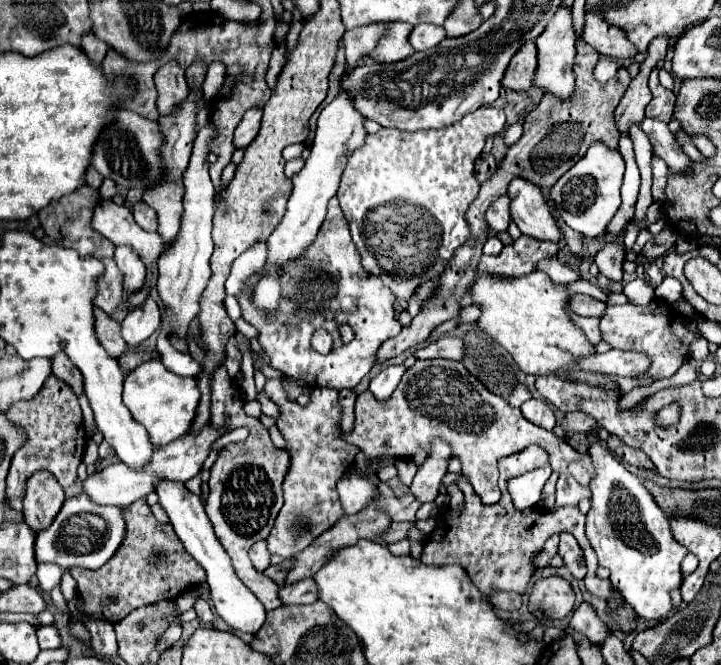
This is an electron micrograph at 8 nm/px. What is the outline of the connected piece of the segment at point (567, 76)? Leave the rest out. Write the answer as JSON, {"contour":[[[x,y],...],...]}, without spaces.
{"contour":[[[565,4],[559,6],[555,16],[549,20],[541,36],[537,38],[537,50],[539,50],[539,68],[537,76],[533,80],[533,86],[539,86],[541,90],[547,90],[559,98],[567,98],[575,92],[573,86],[573,58],[575,58],[575,28],[571,18],[571,8]]]}

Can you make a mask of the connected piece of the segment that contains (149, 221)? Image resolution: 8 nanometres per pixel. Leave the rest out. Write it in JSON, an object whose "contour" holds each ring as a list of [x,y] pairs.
{"contour":[[[137,202],[133,206],[133,216],[135,216],[135,222],[147,230],[147,232],[155,232],[157,230],[157,214],[151,206],[147,206],[145,202]]]}

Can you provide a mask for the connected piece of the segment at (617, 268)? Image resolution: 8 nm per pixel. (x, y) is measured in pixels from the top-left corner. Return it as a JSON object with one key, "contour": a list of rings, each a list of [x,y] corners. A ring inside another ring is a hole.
{"contour":[[[623,234],[619,236],[617,242],[611,242],[607,244],[597,256],[595,256],[595,264],[599,266],[599,272],[611,280],[611,282],[621,282],[623,278],[623,258],[625,258],[625,252],[623,252]]]}

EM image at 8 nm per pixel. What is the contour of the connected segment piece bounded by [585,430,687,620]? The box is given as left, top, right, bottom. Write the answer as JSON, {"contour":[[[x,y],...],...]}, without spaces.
{"contour":[[[589,430],[585,436],[589,444],[589,456],[591,460],[595,460],[595,470],[597,470],[595,480],[591,480],[593,498],[591,498],[591,510],[587,512],[587,538],[597,552],[599,566],[611,572],[609,576],[611,584],[621,590],[623,598],[635,608],[635,612],[647,620],[651,618],[663,620],[671,612],[669,592],[681,586],[679,564],[687,554],[687,548],[675,542],[675,538],[671,536],[671,528],[667,524],[667,516],[657,506],[655,498],[647,492],[643,482],[637,476],[633,476],[625,466],[621,466],[621,462],[617,462],[615,456],[607,448],[601,446],[595,430]]]}

